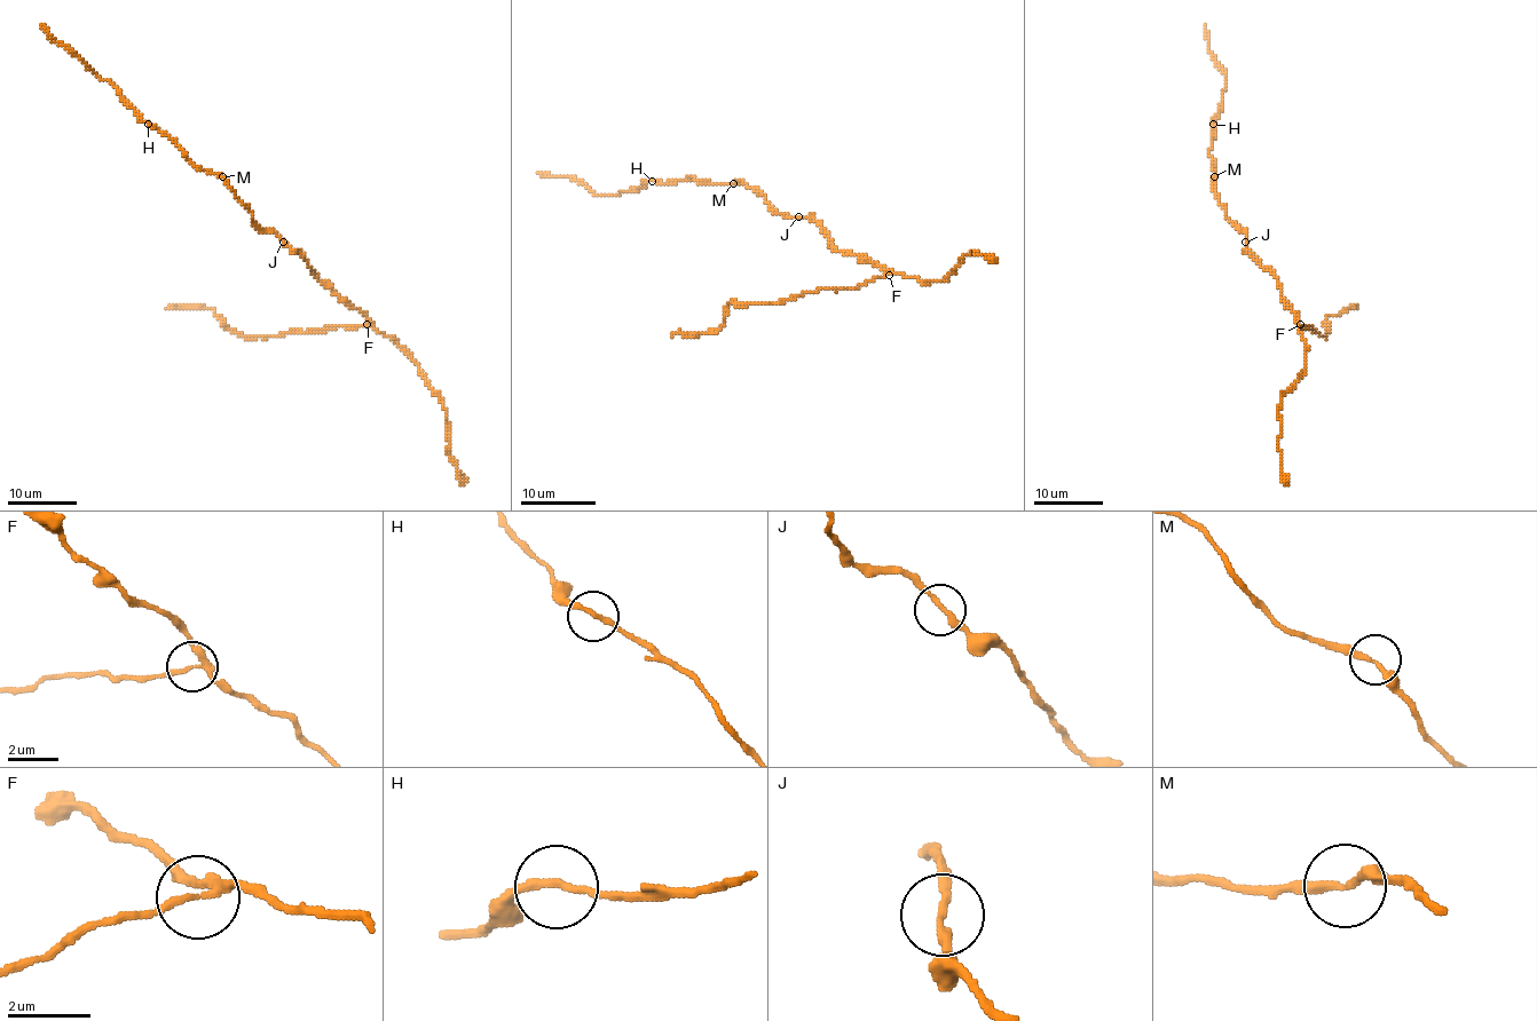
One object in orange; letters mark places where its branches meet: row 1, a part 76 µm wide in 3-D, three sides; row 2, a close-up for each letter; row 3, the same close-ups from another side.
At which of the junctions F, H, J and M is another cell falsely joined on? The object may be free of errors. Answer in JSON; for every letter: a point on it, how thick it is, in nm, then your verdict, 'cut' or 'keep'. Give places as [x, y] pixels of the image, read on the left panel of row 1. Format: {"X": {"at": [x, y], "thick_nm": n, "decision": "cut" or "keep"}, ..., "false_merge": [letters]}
{"F": {"at": [367, 324], "thick_nm": 190, "decision": "cut"}, "H": {"at": [148, 124], "thick_nm": 180, "decision": "keep"}, "J": {"at": [283, 242], "thick_nm": 200, "decision": "keep"}, "M": {"at": [222, 176], "thick_nm": 190, "decision": "keep"}, "false_merge": ["F"]}

